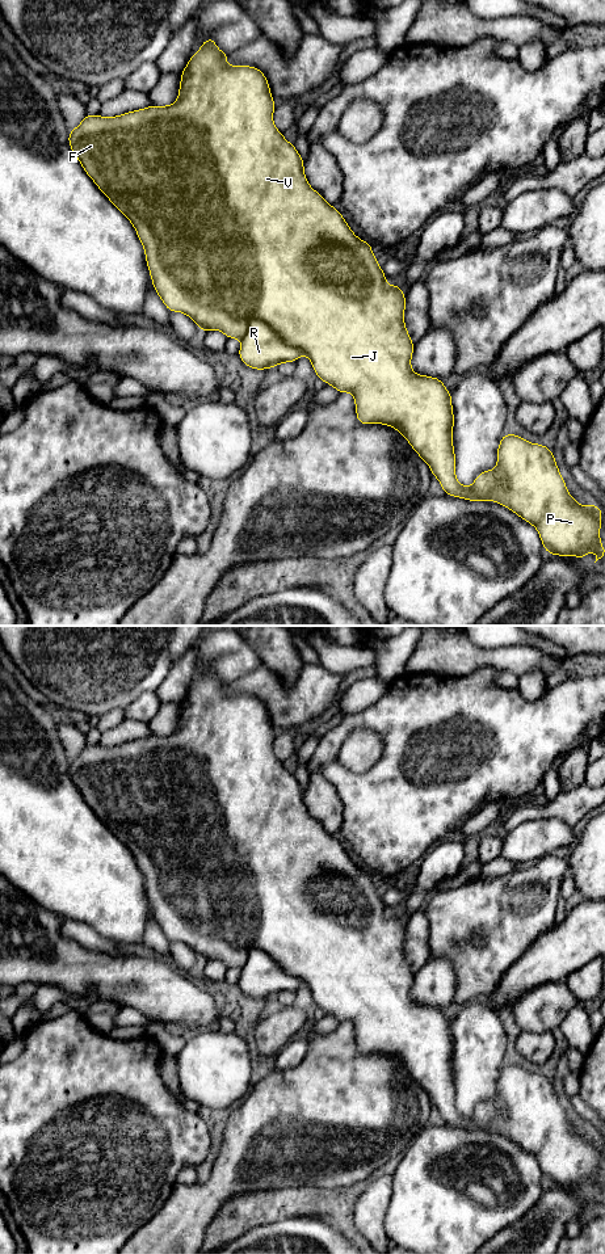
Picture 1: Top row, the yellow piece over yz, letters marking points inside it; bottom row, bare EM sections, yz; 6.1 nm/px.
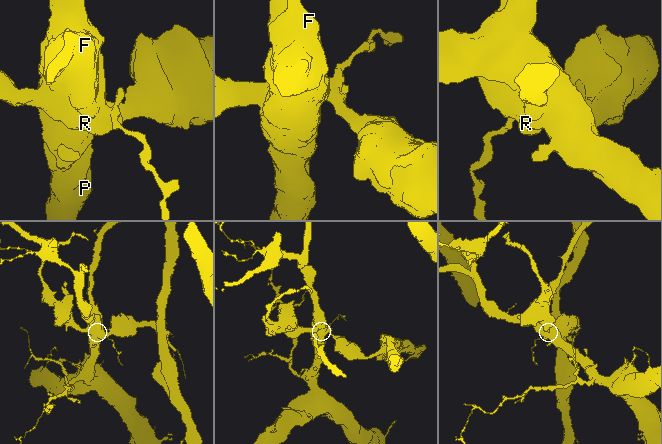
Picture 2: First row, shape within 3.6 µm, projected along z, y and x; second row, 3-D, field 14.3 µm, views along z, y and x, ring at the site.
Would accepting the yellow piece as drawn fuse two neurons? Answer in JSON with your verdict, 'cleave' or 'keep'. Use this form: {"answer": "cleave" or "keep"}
{"answer": "cleave"}

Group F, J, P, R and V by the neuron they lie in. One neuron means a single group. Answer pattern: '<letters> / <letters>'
F J P V / R

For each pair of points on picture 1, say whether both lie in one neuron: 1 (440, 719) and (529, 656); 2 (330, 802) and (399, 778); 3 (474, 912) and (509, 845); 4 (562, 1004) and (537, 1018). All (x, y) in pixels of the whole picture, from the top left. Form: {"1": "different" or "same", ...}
{"1": "different", "2": "different", "3": "different", "4": "same"}

